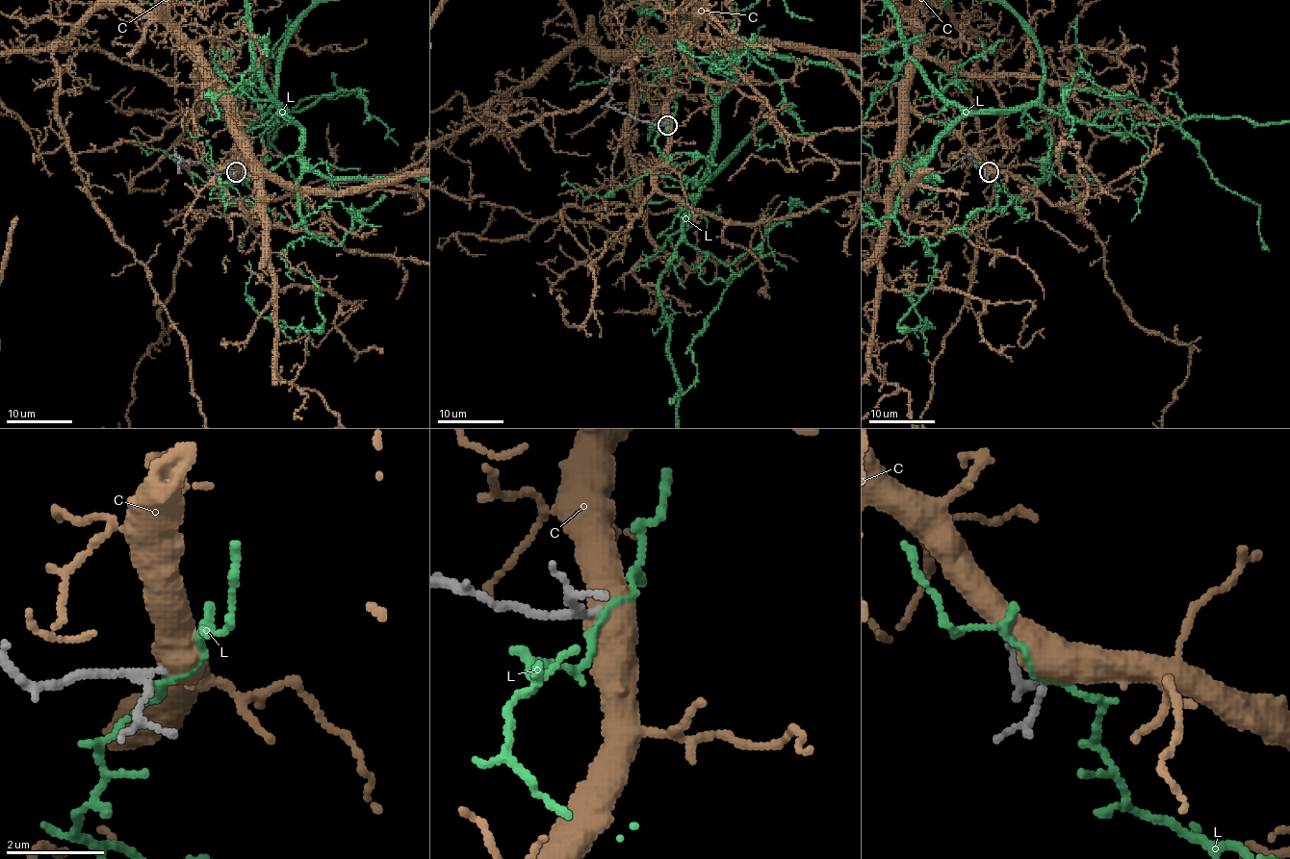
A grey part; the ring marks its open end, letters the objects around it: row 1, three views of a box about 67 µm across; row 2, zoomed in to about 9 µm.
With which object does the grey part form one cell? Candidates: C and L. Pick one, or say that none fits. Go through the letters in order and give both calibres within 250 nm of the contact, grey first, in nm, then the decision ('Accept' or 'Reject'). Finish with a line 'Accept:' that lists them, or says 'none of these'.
C: Thickness 140 nm (grey) against 550 nm. Accept
L: Thickness 130 nm (grey) against 120 nm. Reject
Accept: C

